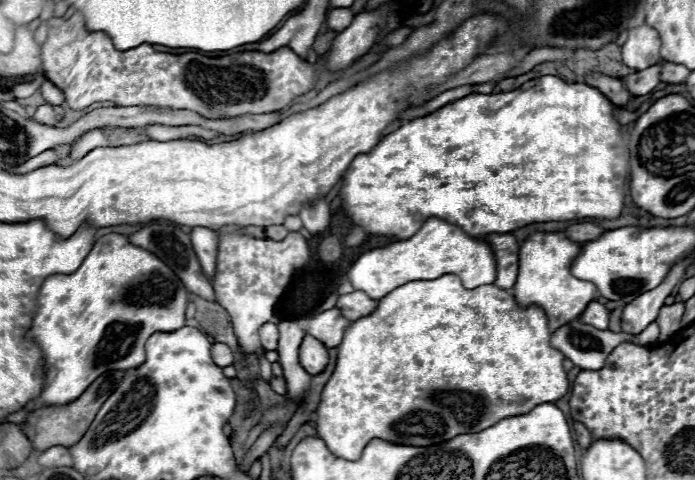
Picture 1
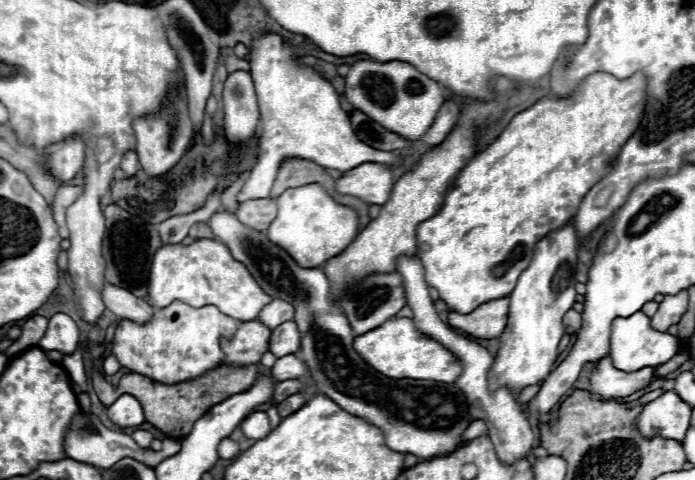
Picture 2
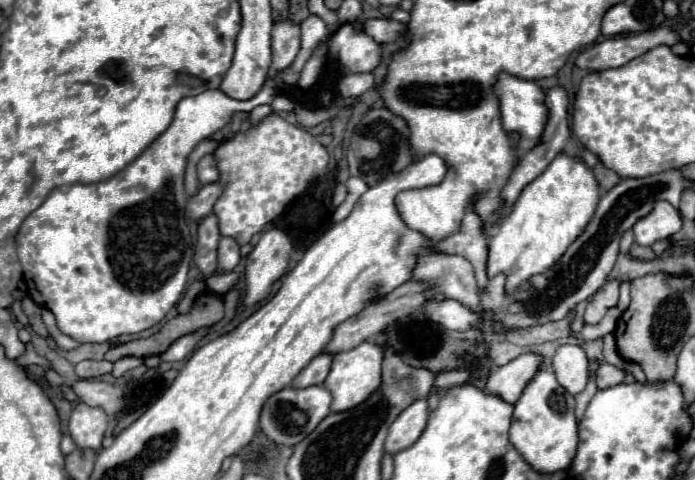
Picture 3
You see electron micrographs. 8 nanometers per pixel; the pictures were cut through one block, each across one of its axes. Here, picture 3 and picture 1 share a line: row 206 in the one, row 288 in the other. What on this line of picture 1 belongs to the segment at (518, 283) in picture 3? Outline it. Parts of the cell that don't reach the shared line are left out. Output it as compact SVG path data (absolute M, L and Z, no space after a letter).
M536 232L526 238L526 242L520 246L520 272L518 280L512 288L512 296L516 298L518 306L538 306L548 316L550 332L558 330L560 326L566 326L586 310L590 302L596 300L596 286L592 282L578 280L570 274L570 264L578 256L582 244L568 240L564 234L554 232Z

